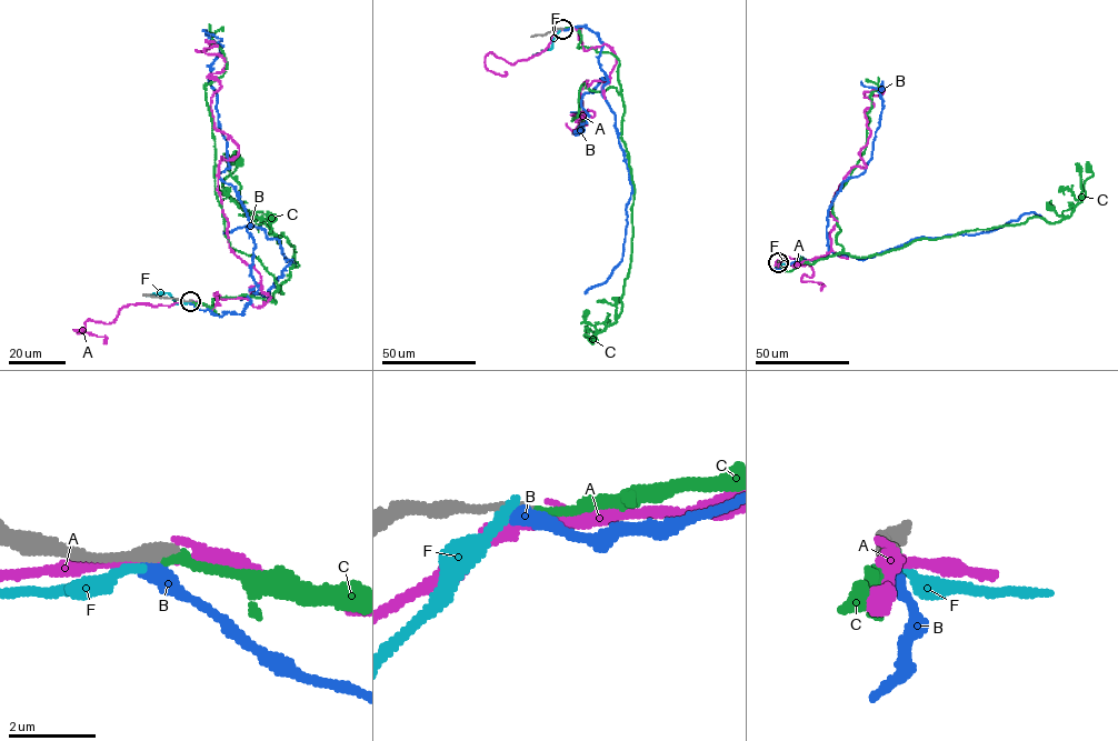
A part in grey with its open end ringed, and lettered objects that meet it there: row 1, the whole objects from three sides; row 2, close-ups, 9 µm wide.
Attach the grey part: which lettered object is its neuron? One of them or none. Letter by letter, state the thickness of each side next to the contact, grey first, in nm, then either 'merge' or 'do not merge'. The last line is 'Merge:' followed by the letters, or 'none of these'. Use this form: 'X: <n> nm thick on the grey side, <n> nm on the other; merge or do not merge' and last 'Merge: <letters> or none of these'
A: 360 nm thick on the grey side, 200 nm on the other; do not merge
B: 380 nm thick on the grey side, 400 nm on the other; do not merge
C: 360 nm thick on the grey side, 200 nm on the other; merge
F: 380 nm thick on the grey side, 220 nm on the other; do not merge
Merge: C

